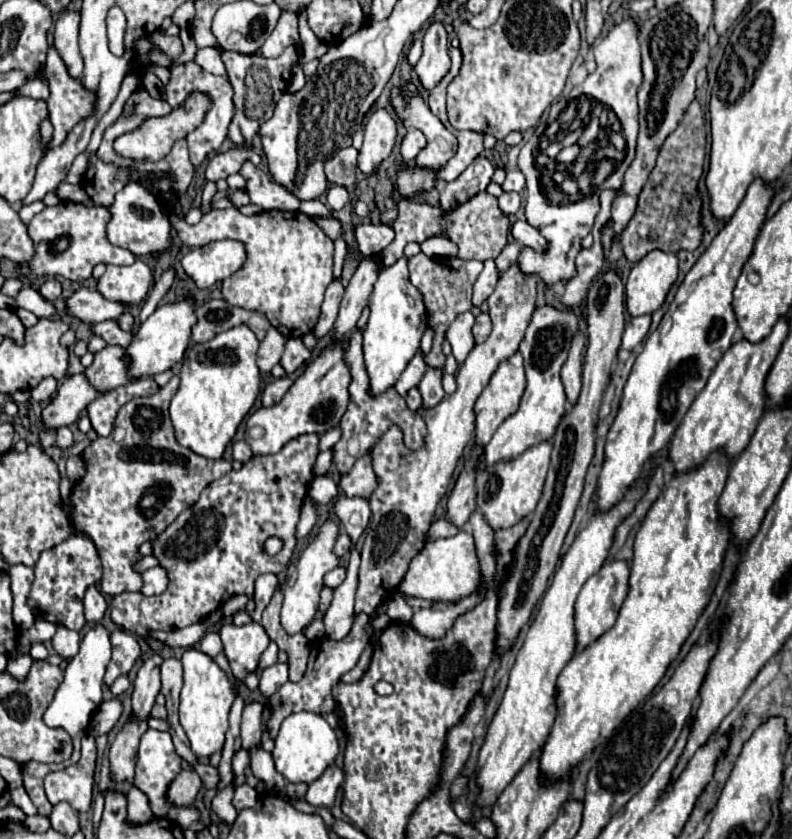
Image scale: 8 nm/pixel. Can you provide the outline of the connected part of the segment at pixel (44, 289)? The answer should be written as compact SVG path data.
M46 280L42 286L40 286L40 294L44 296L44 300L48 300L48 302L52 302L52 300L56 300L60 294L62 294L62 284L58 282L58 280Z

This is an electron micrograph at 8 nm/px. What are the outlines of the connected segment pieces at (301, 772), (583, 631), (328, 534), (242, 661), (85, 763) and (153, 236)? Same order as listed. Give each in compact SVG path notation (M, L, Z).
M296 712L290 714L274 740L272 758L276 764L276 770L288 780L288 782L314 782L328 766L334 764L338 756L338 738L336 732L328 726L328 722L314 712Z
M622 560L606 562L600 572L596 572L588 582L582 586L578 600L574 604L574 630L576 630L576 650L584 650L590 642L598 640L610 626L614 626L618 610L628 594L628 576L630 566Z
M326 520L320 528L320 534L314 538L314 542L302 552L294 574L286 580L284 588L284 602L282 602L282 612L280 612L280 624L286 630L286 634L298 634L302 632L312 620L318 610L320 602L320 590L324 584L324 574L330 572L332 568L338 566L338 558L334 556L334 540L338 536L338 526L332 520Z
M250 622L246 626L224 624L220 630L220 638L224 656L228 658L228 664L236 680L244 680L248 672L256 670L262 652L270 644L268 634L256 622Z
M86 734L82 738L82 756L76 764L50 772L44 778L46 796L50 804L68 802L78 812L88 812L92 804L92 786L94 786L94 768L96 768L96 744L94 736Z
M128 182L108 206L110 222L106 224L106 238L110 244L130 250L134 256L146 256L152 252L164 252L170 246L170 222L160 200L144 190L136 182Z

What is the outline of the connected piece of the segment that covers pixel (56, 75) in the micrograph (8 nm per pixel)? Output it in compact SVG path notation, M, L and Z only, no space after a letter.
M50 46L50 50L48 50L48 60L46 60L46 64L44 64L44 76L46 76L46 86L48 86L48 90L50 90L50 96L48 96L48 100L46 100L46 104L48 104L48 118L50 118L52 126L54 126L52 140L50 140L48 146L46 146L46 150L48 150L48 148L54 148L54 146L62 144L62 140L66 138L66 134L72 130L74 122L78 122L78 120L90 116L90 112L92 112L92 108L94 108L94 100L92 100L92 92L84 90L78 80L72 80L72 78L68 76L62 58L58 56L58 52L56 52L52 46Z

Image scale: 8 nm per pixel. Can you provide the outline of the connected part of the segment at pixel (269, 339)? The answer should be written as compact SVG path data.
M270 328L266 332L266 338L262 340L260 344L260 350L258 350L258 368L260 372L270 372L282 358L282 352L284 352L284 336L276 330L276 328Z

